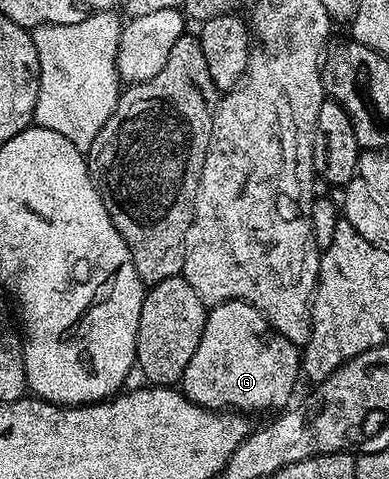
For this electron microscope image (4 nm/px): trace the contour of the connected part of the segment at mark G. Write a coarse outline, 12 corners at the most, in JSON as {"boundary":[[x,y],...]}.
{"boundary":[[251,303],[207,310],[180,390],[201,407],[277,412],[300,351]]}

